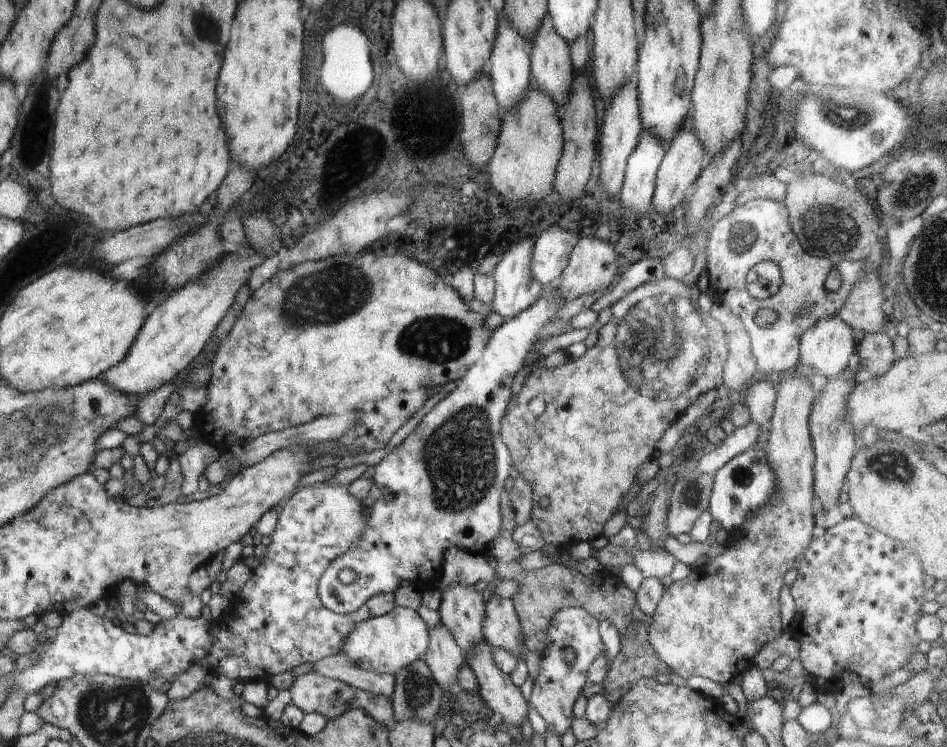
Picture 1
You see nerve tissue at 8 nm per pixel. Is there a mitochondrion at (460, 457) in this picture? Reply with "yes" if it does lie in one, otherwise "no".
yes

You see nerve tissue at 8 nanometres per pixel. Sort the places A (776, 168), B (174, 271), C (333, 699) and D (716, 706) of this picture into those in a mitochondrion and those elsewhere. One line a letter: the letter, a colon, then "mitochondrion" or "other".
A: other
B: mitochondrion
C: mitochondrion
D: other

